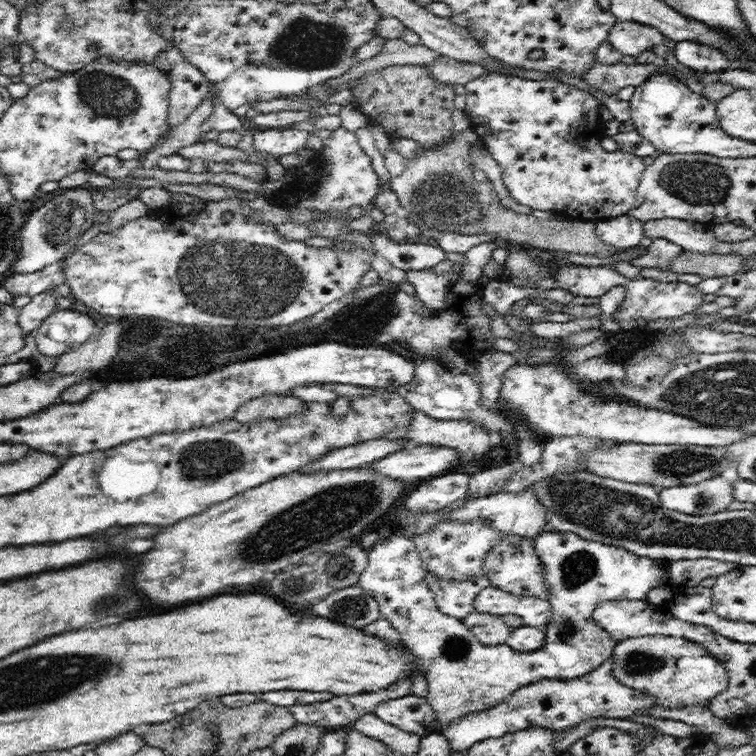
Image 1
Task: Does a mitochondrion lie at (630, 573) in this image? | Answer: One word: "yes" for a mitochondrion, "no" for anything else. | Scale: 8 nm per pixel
no

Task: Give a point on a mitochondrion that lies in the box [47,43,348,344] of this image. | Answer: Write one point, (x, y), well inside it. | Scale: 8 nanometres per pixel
(240, 281)

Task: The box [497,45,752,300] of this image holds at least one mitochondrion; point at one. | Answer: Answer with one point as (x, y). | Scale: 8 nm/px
(700, 182)

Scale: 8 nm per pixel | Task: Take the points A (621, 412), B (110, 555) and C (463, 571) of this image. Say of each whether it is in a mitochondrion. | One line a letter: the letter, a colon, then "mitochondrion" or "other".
A: other
B: other
C: other

